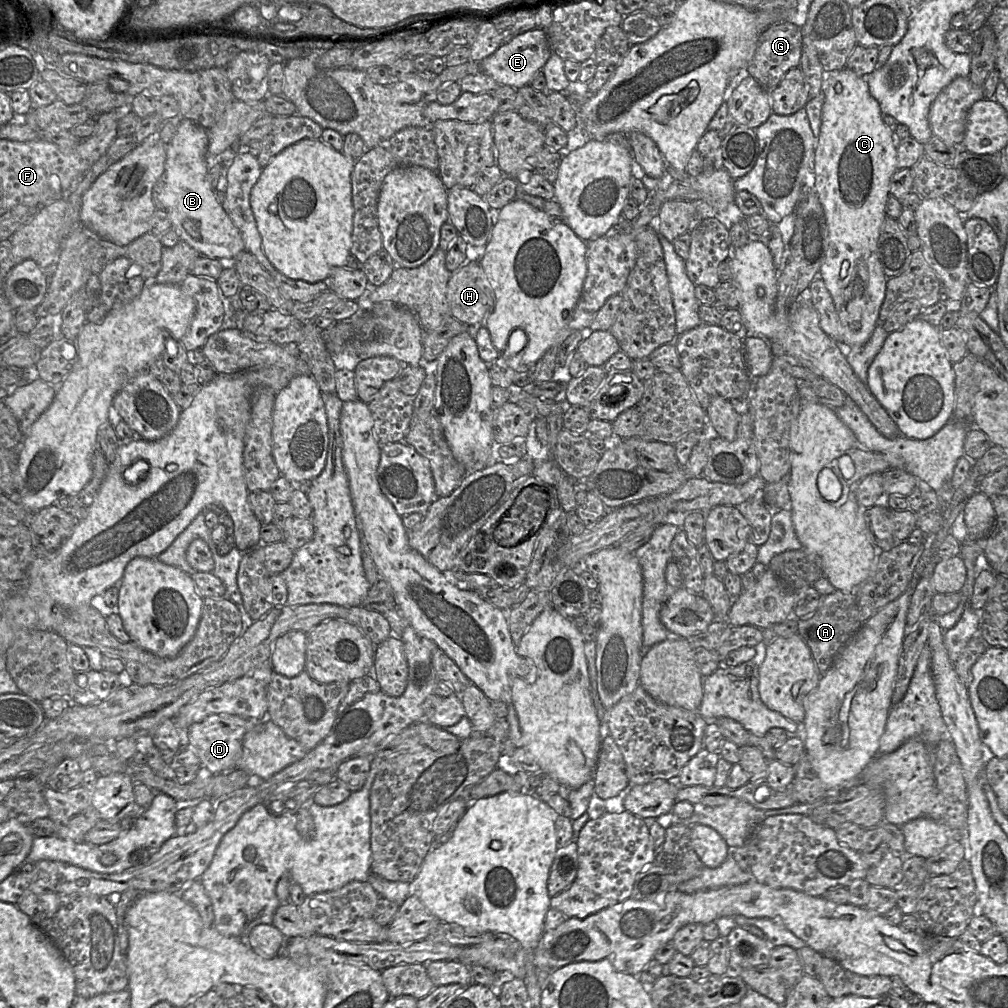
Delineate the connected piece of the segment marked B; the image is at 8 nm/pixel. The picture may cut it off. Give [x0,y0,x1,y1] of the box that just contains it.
[160,118,245,262]

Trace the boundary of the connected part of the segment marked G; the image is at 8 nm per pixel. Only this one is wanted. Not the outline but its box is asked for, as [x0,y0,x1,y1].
[747,22,801,91]

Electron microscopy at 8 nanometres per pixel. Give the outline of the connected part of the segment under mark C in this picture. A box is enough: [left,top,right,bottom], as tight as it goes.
[814,67,900,347]

